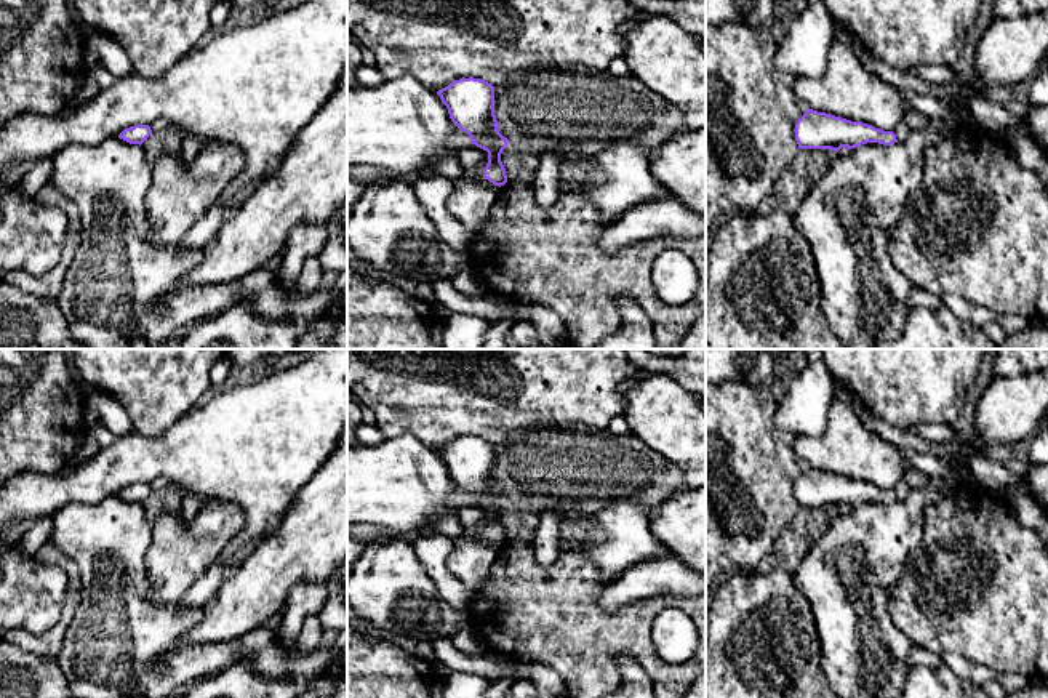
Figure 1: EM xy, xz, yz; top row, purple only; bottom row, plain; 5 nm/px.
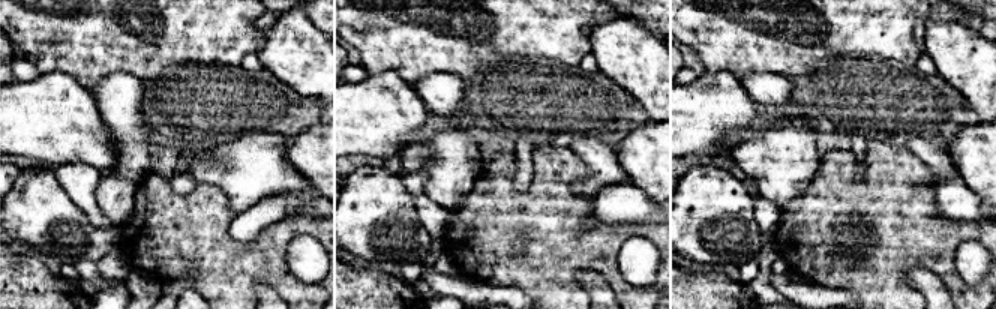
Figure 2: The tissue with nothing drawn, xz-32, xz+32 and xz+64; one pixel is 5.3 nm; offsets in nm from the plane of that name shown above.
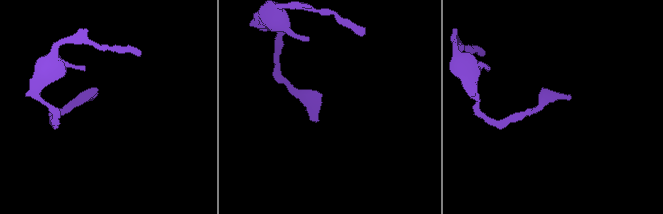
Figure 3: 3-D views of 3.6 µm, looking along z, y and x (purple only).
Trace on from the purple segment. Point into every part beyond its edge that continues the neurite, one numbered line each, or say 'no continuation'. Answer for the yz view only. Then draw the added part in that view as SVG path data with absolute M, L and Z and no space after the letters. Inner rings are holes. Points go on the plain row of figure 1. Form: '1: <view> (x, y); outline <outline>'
1: yz (903, 489); outline M902 479L902 480L899 480L899 483L893 488L893 491L896 493L896 498L901 501L901 499L904 499L904 498L909 495L910 487L909 487L909 483Z

